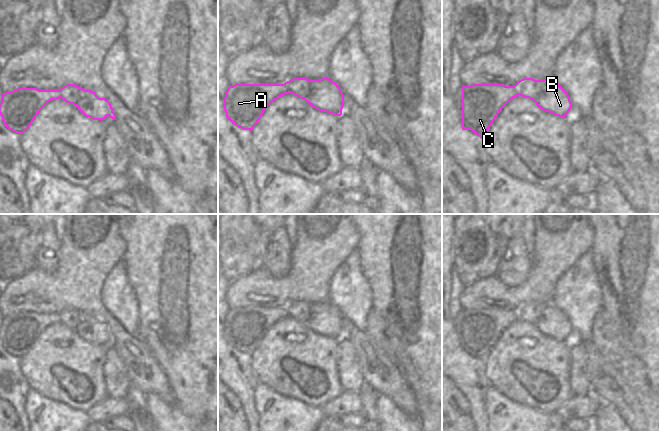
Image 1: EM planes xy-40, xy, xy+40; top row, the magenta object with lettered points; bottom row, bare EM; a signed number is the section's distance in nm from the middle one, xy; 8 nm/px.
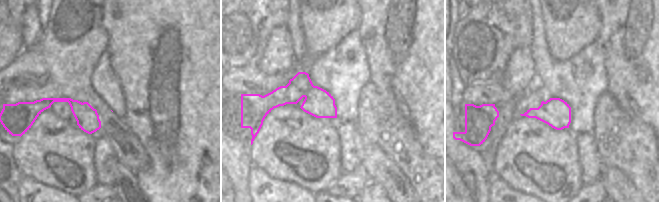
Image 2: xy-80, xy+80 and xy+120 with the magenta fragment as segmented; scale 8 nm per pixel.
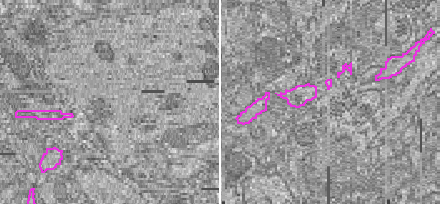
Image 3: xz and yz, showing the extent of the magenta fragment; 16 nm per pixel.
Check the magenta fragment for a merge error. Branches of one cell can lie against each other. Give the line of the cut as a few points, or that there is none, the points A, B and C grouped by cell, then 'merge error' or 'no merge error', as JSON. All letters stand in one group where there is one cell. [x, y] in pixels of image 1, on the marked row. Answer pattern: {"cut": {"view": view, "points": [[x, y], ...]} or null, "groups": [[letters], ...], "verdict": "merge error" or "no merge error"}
{"cut": {"view": "xy+40", "points": [[514, 85], [519, 94]]}, "groups": [["A", "C"], ["B"]], "verdict": "merge error"}

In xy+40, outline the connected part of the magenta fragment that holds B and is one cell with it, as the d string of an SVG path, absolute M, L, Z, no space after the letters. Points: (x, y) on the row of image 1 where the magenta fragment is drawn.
M523 78L515 84L518 94L533 100L543 111L564 118L572 107L566 90L551 78Z

